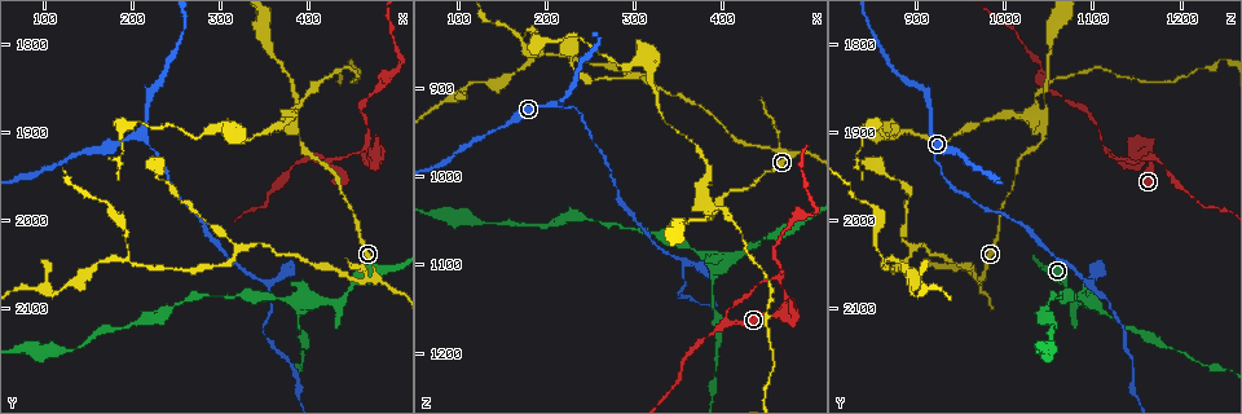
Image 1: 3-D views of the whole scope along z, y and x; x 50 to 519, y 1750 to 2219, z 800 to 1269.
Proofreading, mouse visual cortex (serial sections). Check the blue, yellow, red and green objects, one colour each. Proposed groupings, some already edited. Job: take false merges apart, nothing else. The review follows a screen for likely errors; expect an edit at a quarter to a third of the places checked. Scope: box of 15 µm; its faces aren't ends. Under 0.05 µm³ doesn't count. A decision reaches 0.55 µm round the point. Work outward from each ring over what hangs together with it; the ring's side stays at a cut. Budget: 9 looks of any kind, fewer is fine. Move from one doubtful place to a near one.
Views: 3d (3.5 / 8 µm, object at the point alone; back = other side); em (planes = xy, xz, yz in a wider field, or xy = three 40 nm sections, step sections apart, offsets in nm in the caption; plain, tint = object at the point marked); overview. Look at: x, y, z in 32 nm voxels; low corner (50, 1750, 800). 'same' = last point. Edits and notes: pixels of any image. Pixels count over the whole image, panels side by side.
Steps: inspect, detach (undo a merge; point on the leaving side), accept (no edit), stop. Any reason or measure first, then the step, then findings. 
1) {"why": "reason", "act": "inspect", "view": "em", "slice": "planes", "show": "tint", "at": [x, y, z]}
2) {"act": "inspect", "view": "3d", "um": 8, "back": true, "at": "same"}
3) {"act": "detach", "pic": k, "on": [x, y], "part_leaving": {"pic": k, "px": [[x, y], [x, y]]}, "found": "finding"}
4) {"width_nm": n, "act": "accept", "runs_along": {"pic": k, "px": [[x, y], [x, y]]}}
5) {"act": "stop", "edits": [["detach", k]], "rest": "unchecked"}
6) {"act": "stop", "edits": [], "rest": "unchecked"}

{"act": "inspect", "view": "3d", "um": 3.5, "at": [390, 1900, 1045]}

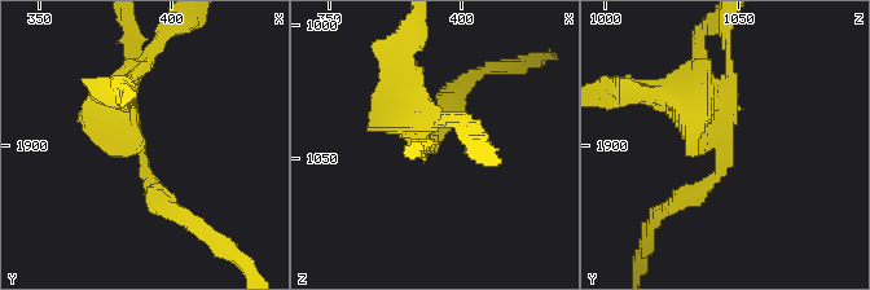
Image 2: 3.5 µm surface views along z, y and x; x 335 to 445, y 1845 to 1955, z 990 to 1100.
{"arms": 3, "arm_widths_nm": [150, 250, 350], "why": "now the EM", "act": "inspect", "view": "em", "slice": "xy", "step": 5, "show": "tint", "at": [388, 1900, 1044]}

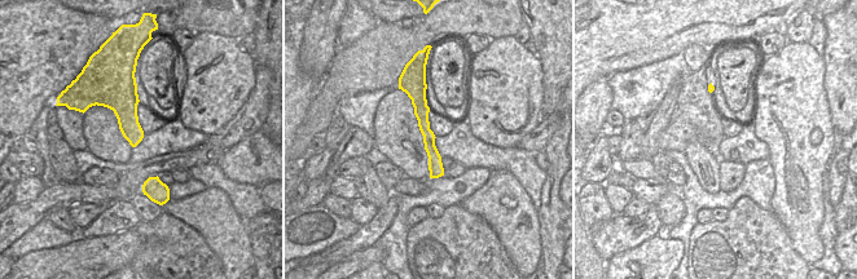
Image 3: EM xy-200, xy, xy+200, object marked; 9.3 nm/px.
{"act": "detach", "pic": 2, "on": [123, 127], "part_leaving": {"pic": 2, "px": [[716, 139], [667, 95], [616, 87]]}, "found": "a second cell is stuck on"}

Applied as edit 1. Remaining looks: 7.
{"why": "thin neck", "act": "inspect", "view": "3d", "um": 3.5, "at": [410, 1930, 1170]}

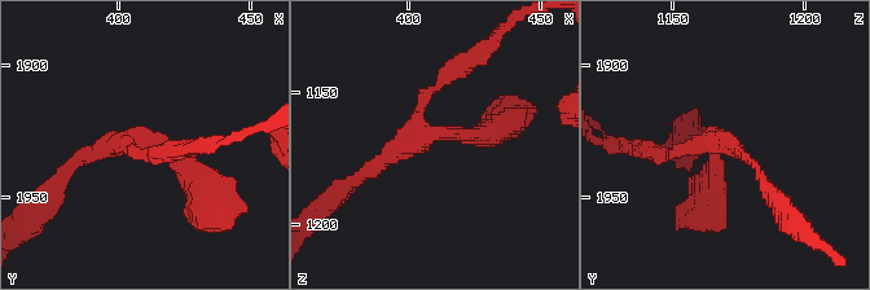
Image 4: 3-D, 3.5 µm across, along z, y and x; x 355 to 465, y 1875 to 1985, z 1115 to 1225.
{"arms": 3, "arm_widths_nm": [150, 200, 250], "why": "need the tissue", "act": "inspect", "view": "em", "slice": "xy", "step": 3, "show": "tint", "at": [407, 1927, 1165]}

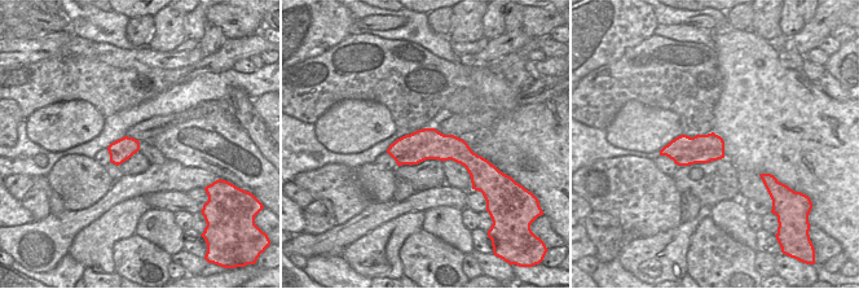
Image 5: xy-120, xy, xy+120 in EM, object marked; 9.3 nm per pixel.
{"act": "accept", "runs_along": {"pic": 5, "px": [[391, 150], [457, 149], [478, 165]]}, "found": "continuous, no second cell"}

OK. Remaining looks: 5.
{"act": "inspect", "view": "overview"}

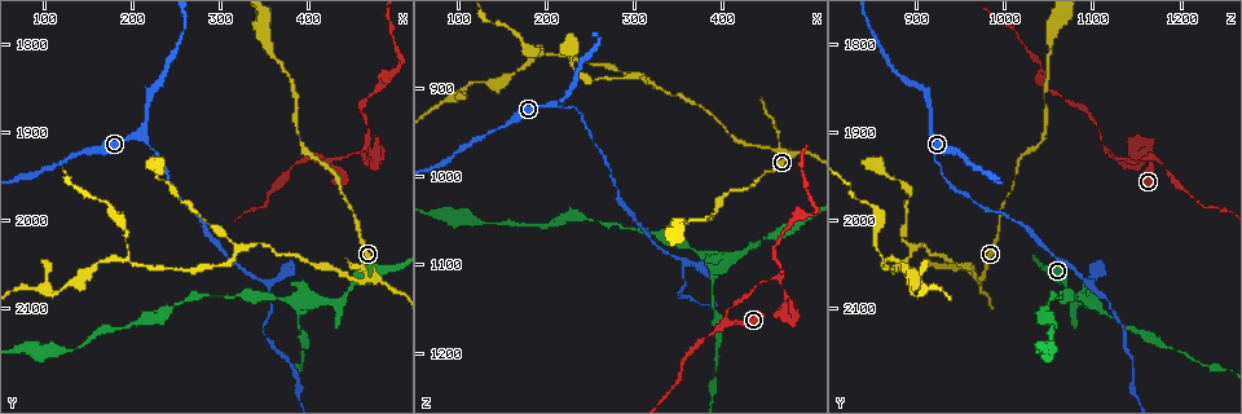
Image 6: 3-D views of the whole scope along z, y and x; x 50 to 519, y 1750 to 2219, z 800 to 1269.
{"why": "arms part here", "act": "inspect", "view": "3d", "um": 3.5, "at": [465, 1920, 1115]}

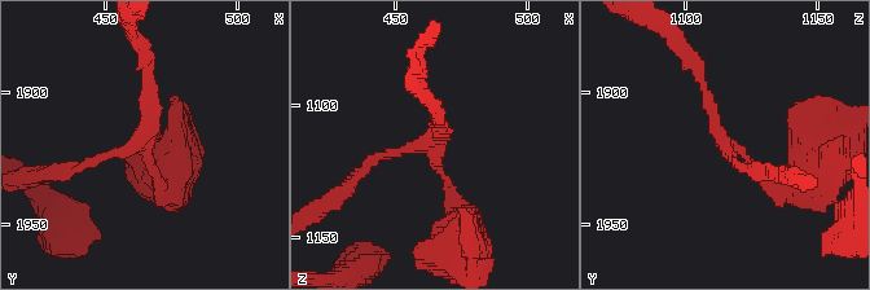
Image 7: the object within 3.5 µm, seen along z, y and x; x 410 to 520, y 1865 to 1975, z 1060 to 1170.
{"arms": 3, "arm_widths_nm": [150, 150, 150], "why": "need the tissue", "act": "inspect", "view": "em", "slice": "xy", "step": 3, "show": "tint", "at": [460, 1920, 1116]}

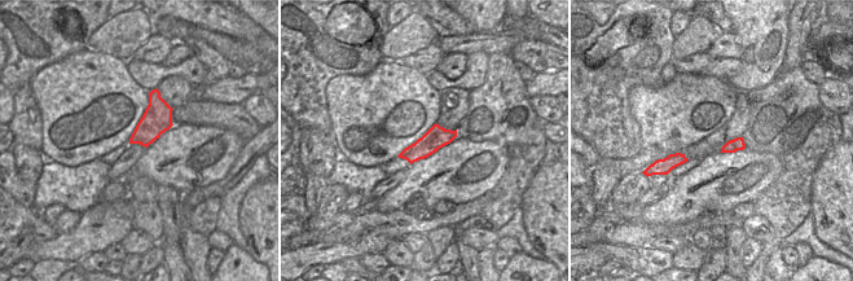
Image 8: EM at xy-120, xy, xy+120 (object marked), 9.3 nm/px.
{"act": "accept", "runs_along": {"pic": 7, "px": [[350, 183], [378, 156], [422, 146], [457, 206]]}, "found": "one cell here"}

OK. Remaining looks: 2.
{"why": "a fork", "act": "inspect", "view": "3d", "um": 3.5, "at": [395, 2100, 1105]}

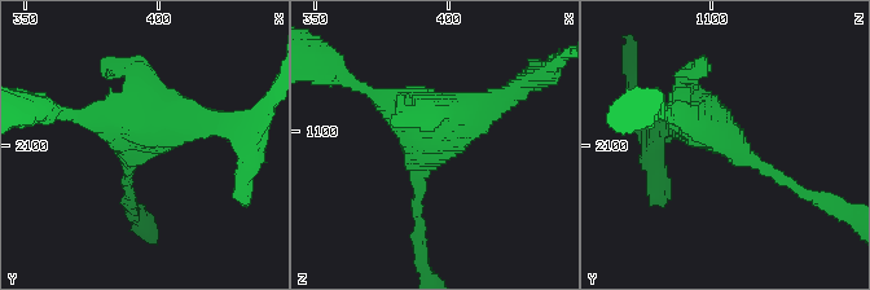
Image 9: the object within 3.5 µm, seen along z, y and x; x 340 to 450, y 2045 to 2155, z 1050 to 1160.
{"why": "now the EM", "act": "inspect", "view": "em", "slice": "xy", "step": 2, "show": "tint", "at": [394, 2098, 1105]}

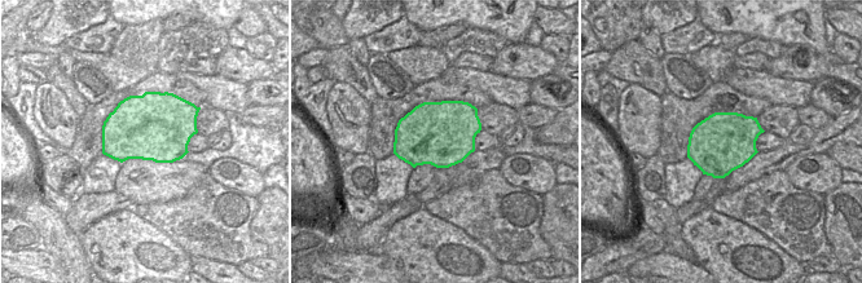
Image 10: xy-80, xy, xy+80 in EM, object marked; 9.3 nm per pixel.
{"act": "accept", "runs_along": {"pic": 9, "px": [[225, 126], [71, 113]]}, "found": "one cell here"}

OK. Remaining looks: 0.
{"act": "stop", "edits": [["detach", 2]], "rest": "unchecked"}

